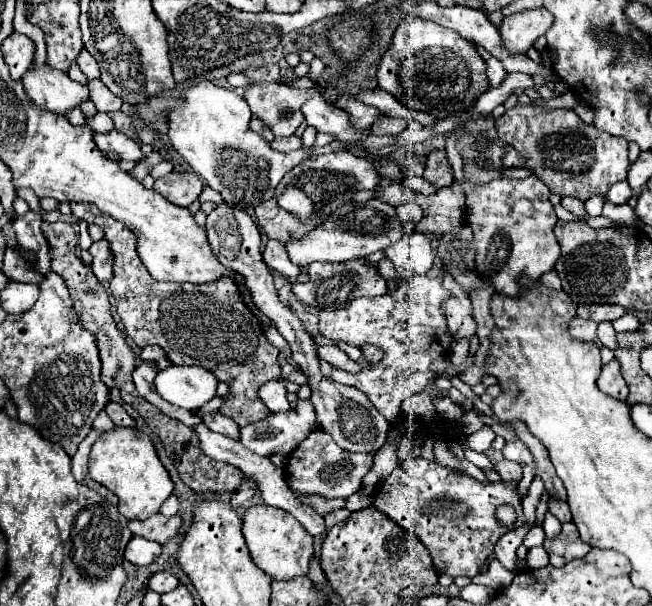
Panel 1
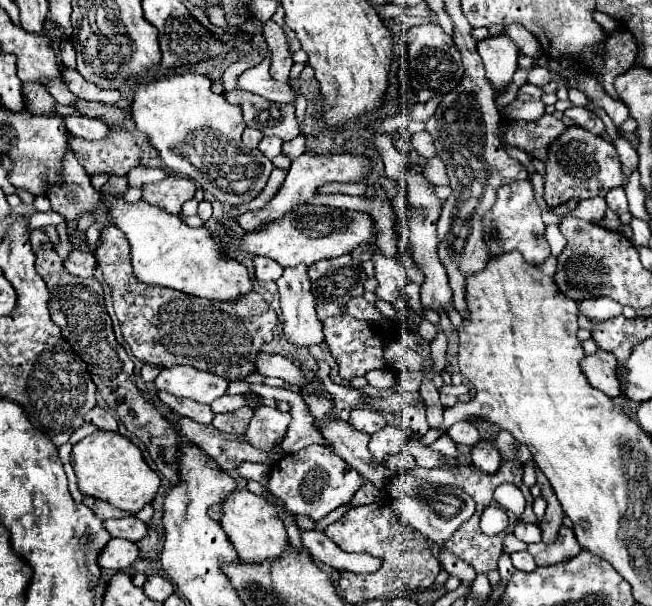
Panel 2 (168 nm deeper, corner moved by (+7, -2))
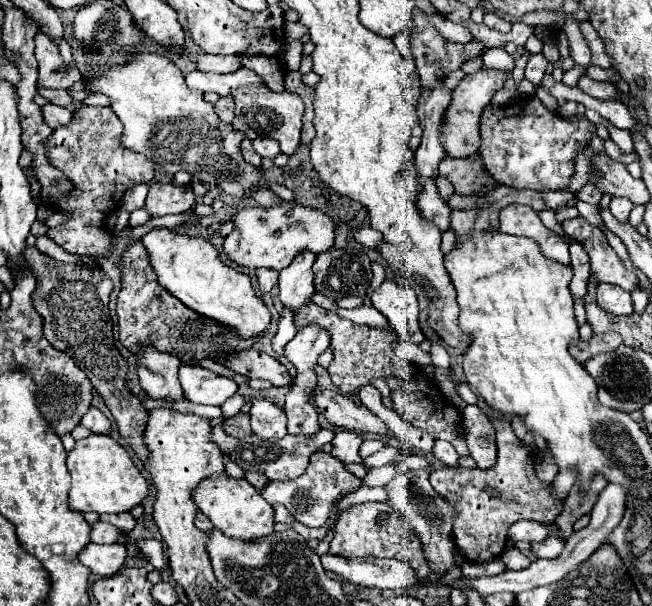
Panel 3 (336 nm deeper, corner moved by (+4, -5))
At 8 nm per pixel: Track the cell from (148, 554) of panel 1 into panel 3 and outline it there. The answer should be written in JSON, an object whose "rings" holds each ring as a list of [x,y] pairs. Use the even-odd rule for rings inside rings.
{"rings":[[[88,544],[78,556],[78,560],[96,576],[112,576],[120,572],[126,558],[126,544]]]}

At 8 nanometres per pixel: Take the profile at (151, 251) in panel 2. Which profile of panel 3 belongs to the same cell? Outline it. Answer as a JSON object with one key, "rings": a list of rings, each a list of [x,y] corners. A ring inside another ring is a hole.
{"rings":[[[152,228],[142,236],[142,244],[148,250],[148,260],[160,286],[164,286],[172,296],[176,296],[194,312],[202,316],[206,314],[207,318],[240,330],[242,338],[258,336],[270,326],[270,312],[256,296],[250,276],[226,266],[210,240],[176,234],[168,228]]]}

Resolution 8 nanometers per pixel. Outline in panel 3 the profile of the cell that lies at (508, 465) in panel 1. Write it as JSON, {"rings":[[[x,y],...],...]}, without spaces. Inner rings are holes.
{"rings":[[[466,406],[462,412],[462,432],[468,442],[470,456],[478,468],[492,468],[496,464],[496,430],[490,418],[478,406]]]}

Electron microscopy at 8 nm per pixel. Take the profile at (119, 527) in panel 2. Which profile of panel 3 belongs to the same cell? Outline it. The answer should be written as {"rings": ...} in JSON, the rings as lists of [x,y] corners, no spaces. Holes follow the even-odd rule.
{"rings":[[[96,522],[92,524],[92,532],[90,532],[90,540],[94,544],[114,544],[118,542],[118,538],[122,536],[120,528],[106,524],[106,522]]]}

